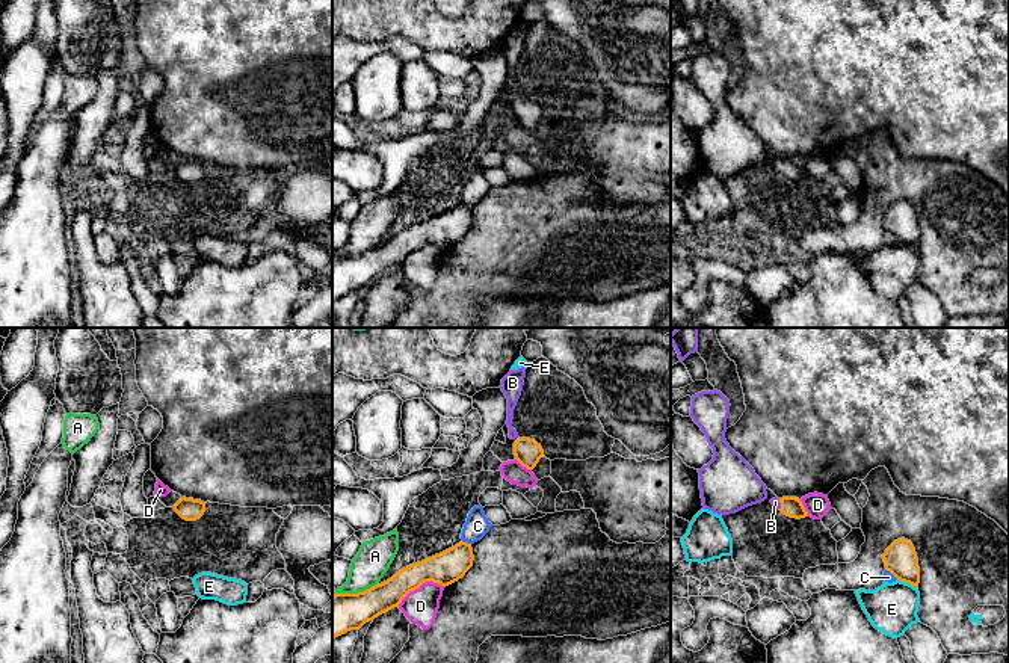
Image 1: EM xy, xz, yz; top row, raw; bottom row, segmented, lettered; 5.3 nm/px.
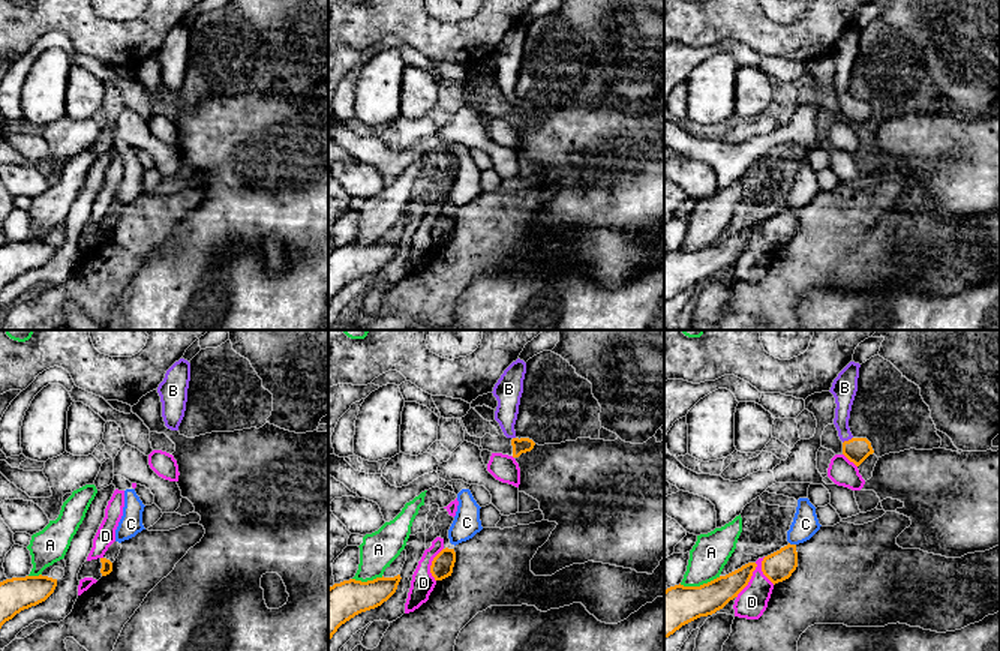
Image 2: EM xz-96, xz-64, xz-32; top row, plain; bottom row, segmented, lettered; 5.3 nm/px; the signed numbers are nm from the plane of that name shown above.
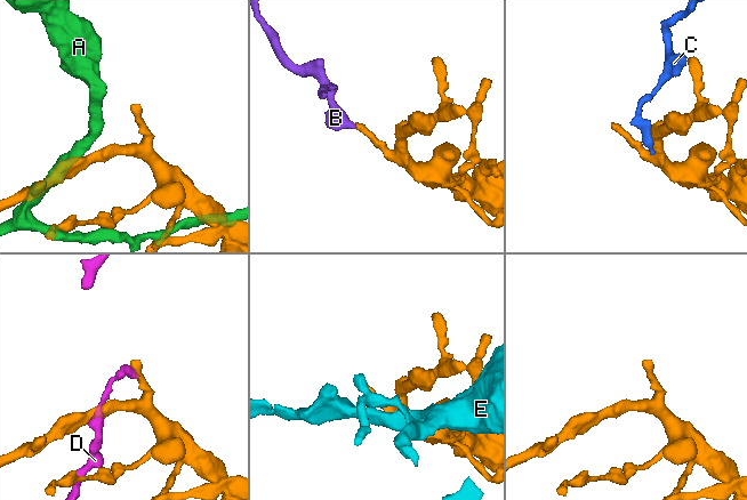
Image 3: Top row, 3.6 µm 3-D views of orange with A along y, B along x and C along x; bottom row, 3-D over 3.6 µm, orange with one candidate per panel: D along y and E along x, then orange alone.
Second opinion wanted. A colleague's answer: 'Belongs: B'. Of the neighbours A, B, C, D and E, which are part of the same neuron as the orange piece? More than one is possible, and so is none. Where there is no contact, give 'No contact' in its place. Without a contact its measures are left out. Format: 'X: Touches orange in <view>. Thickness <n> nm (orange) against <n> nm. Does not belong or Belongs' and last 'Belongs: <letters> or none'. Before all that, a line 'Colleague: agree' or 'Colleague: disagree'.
Colleague: agree
A: Touches orange in xz. Thickness 220 nm (orange) against 190 nm. Does not belong
B: Touches orange in yz. Thickness 110 nm (orange) against 50 nm. Belongs
C: Touches orange in xz. Thickness 170 nm (orange) against 120 nm. Does not belong
D: Touches orange in xz. Thickness 170 nm (orange) against 190 nm. Does not belong
E: Touches orange in yz. Thickness 180 nm (orange) against 260 nm. Does not belong
Belongs: B

